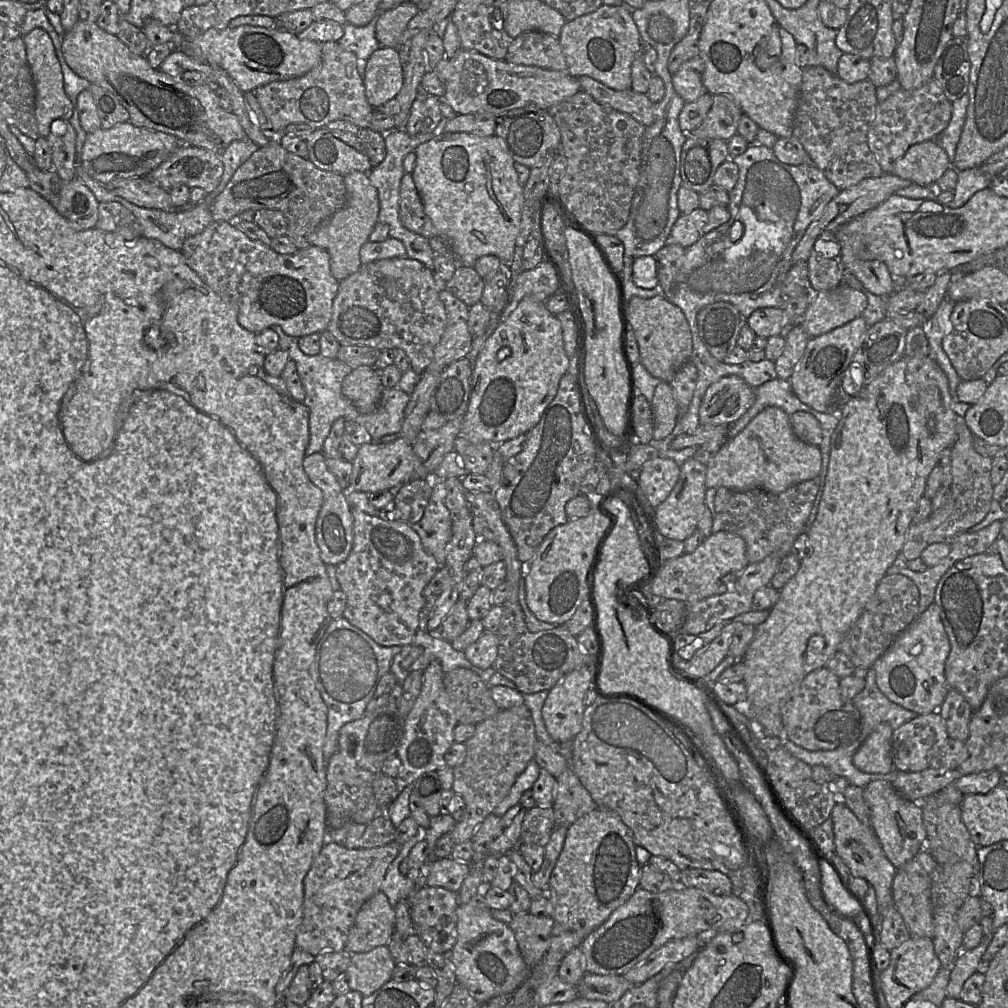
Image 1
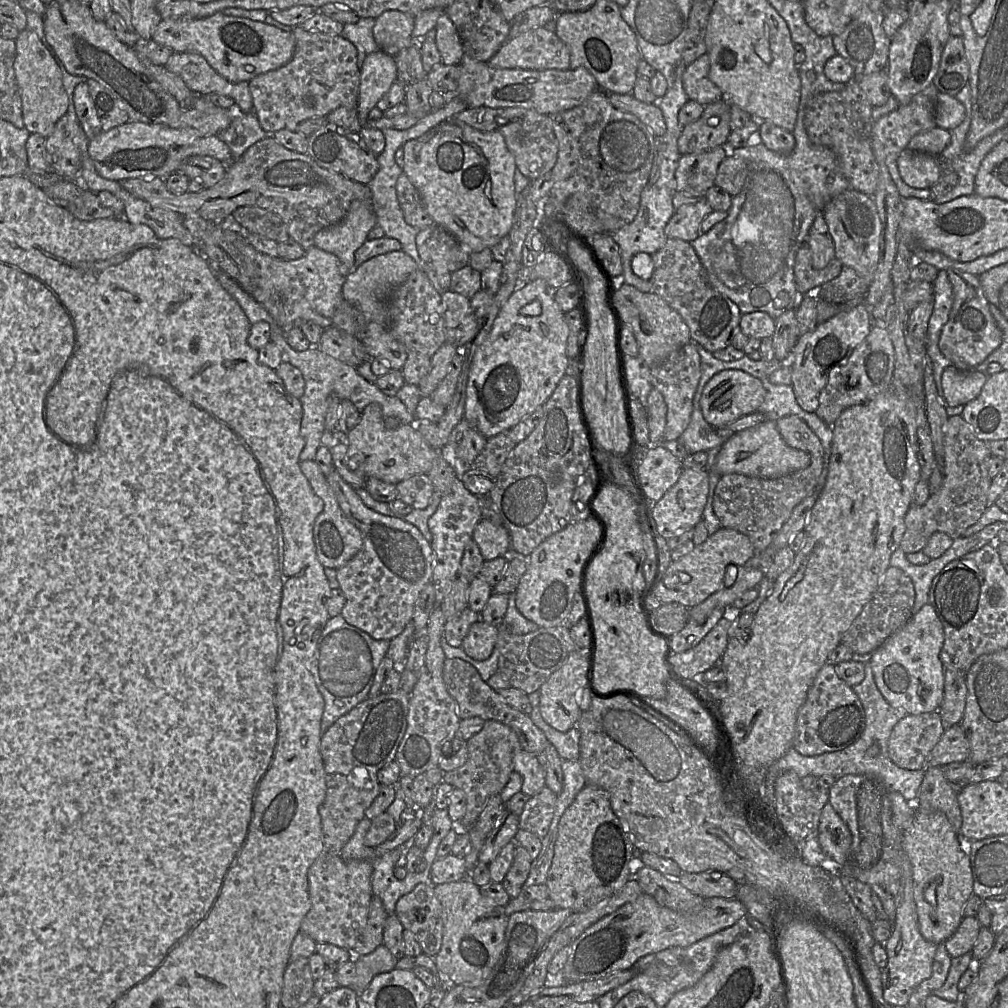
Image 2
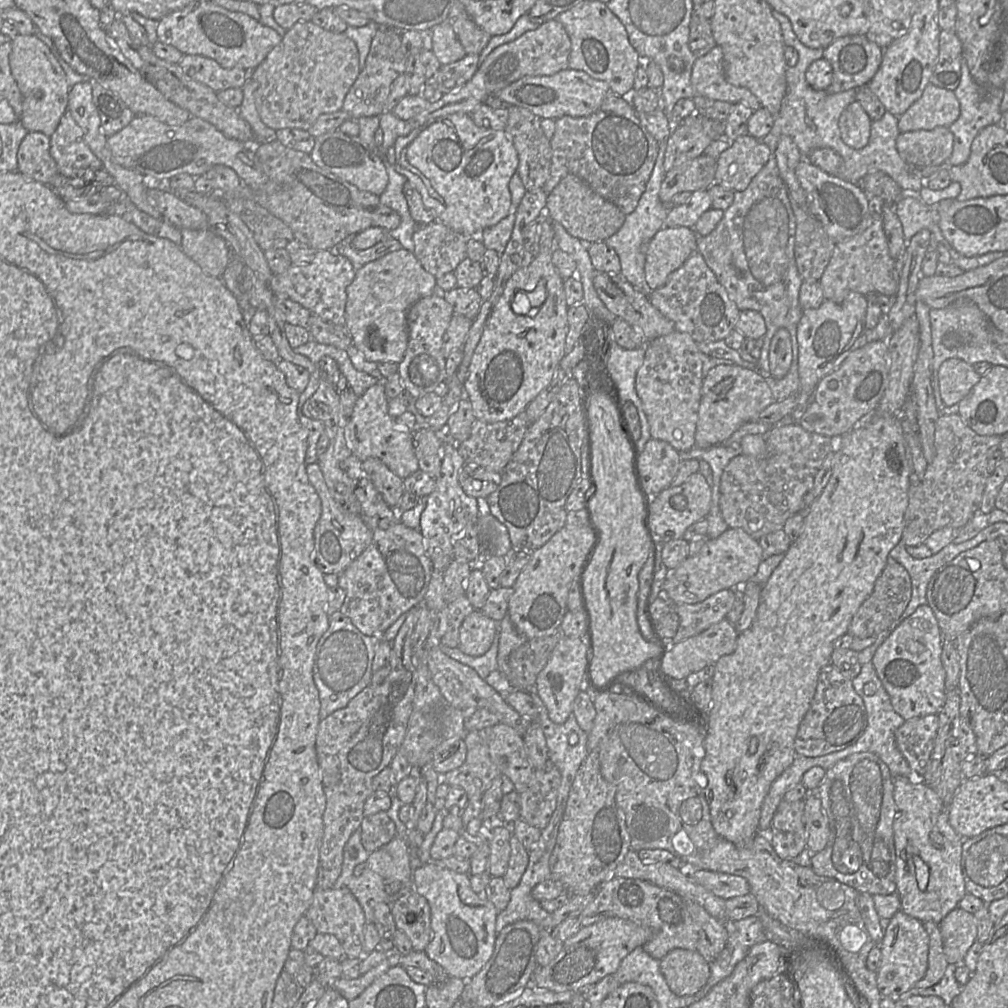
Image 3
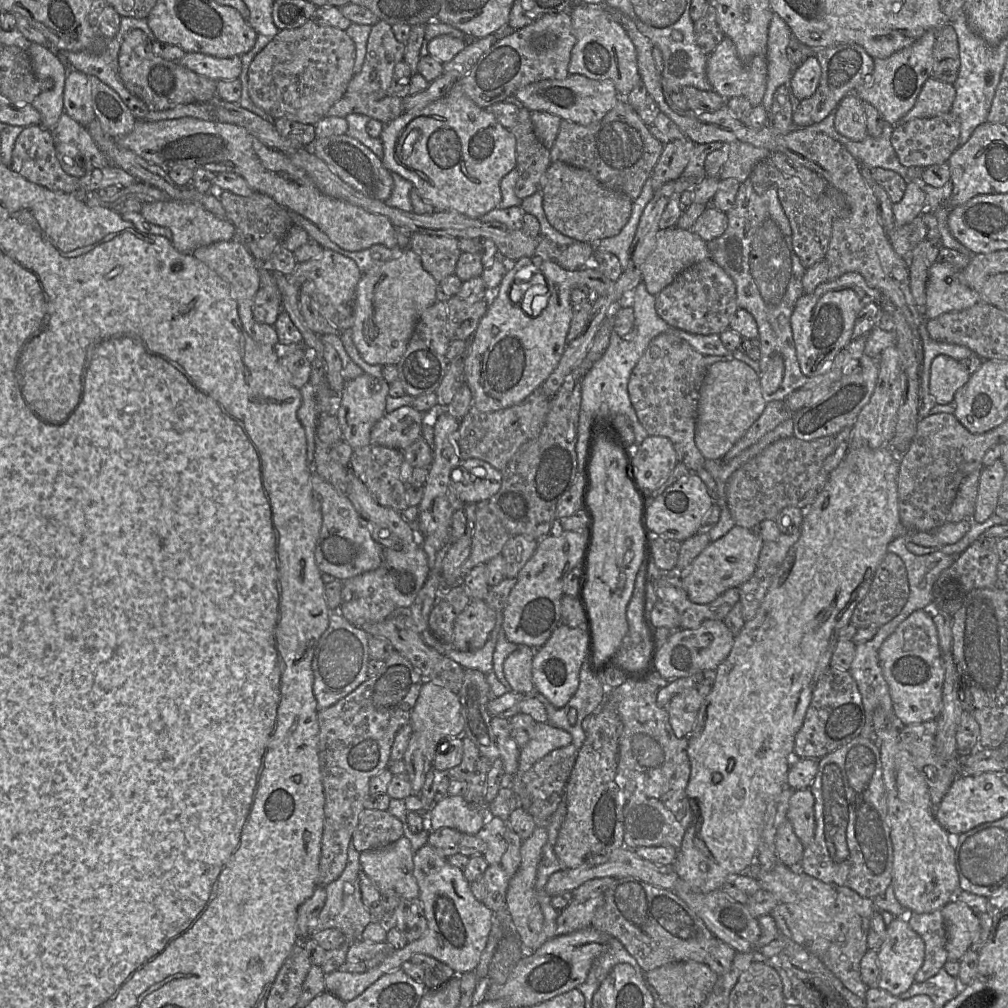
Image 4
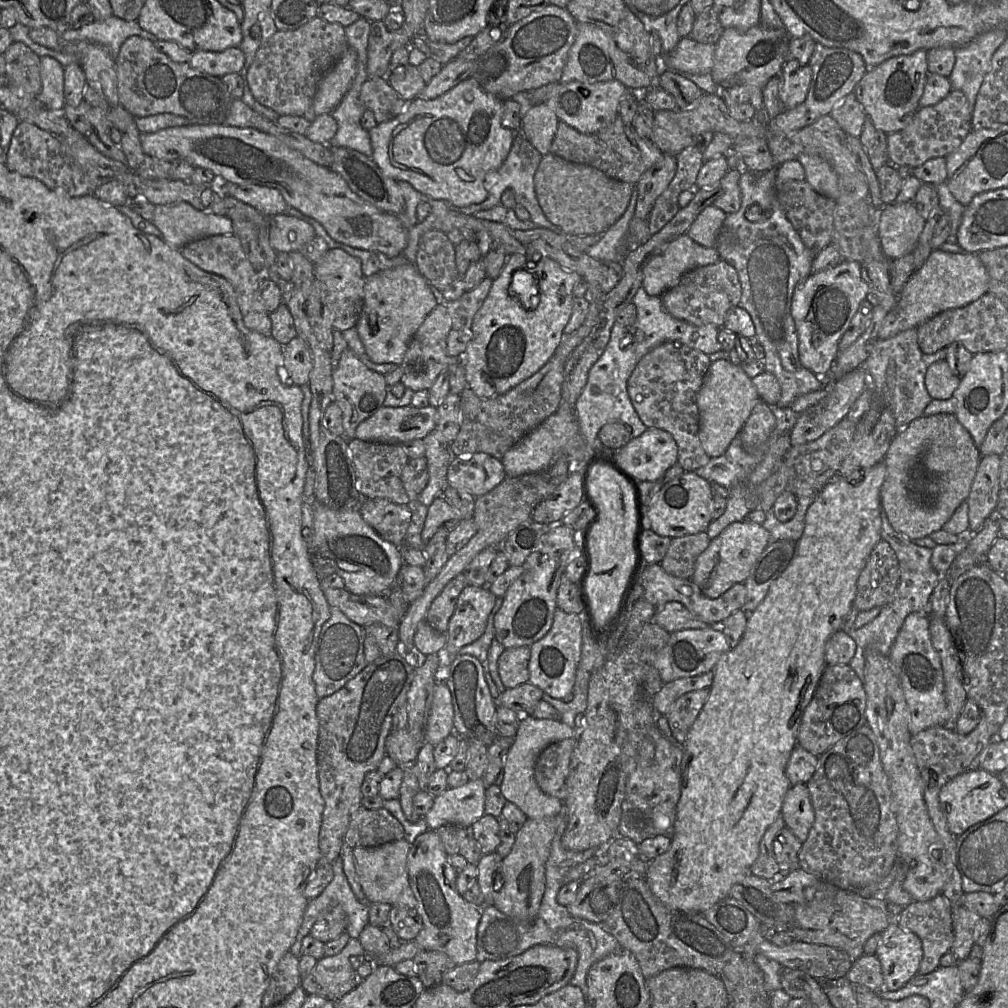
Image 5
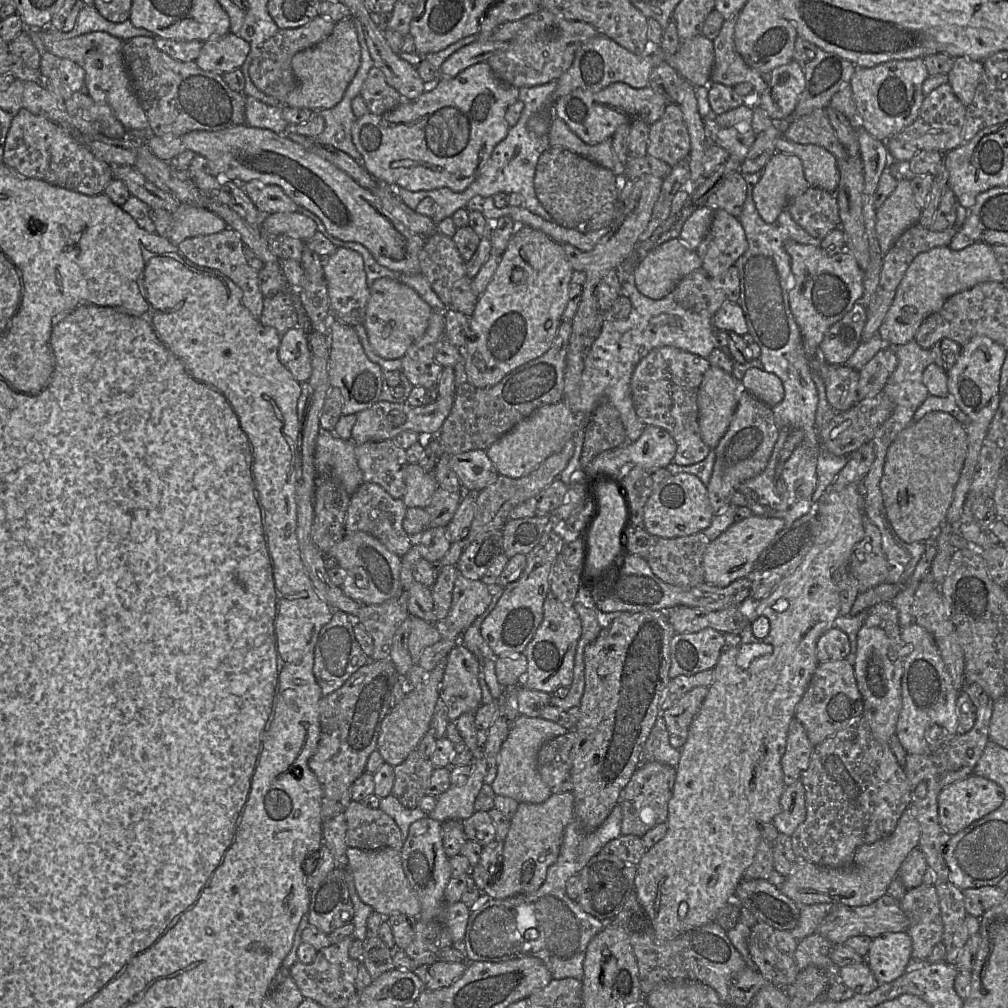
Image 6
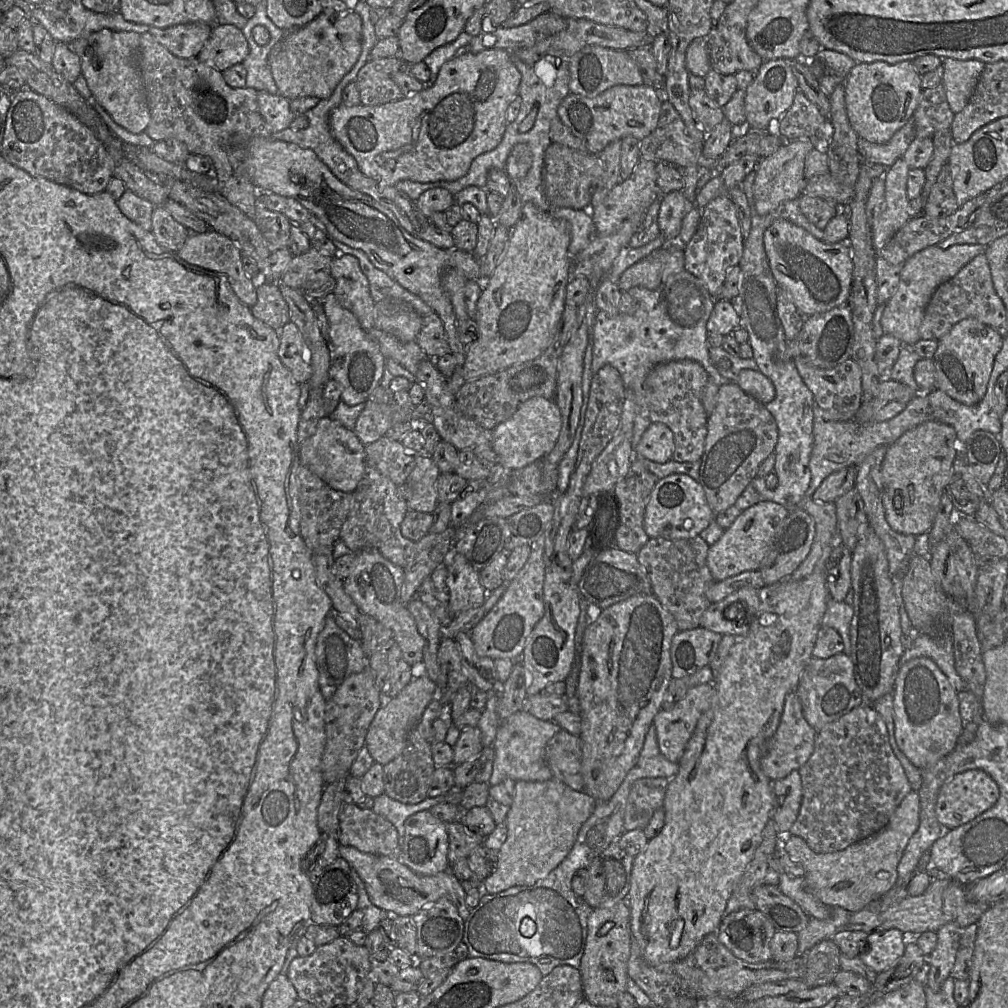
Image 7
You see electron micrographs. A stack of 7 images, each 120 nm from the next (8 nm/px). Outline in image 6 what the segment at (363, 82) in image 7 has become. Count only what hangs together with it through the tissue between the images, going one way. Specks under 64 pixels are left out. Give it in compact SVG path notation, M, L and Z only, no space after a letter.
M376 66L369 70L360 96L370 113L375 115L391 111L403 101L399 92L387 83L384 73Z

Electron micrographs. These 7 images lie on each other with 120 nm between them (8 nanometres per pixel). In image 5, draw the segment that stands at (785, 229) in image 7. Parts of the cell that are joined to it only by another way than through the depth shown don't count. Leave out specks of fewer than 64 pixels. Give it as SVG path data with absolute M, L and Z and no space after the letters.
M842 260L839 264L811 273L795 289L791 315L798 334L801 364L816 375L828 372L839 353L839 340L848 329L860 303L866 299L868 284L863 278L861 264Z

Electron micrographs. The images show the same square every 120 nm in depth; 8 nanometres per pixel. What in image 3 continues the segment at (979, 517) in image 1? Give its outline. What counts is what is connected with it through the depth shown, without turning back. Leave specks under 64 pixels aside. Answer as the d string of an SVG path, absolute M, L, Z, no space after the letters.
M957 414L940 415L935 424L934 460L923 479L910 474L909 503L904 515L902 541L907 546L925 544L929 536L944 527L962 529L980 511L989 477L988 459L999 449L1002 435L979 435Z

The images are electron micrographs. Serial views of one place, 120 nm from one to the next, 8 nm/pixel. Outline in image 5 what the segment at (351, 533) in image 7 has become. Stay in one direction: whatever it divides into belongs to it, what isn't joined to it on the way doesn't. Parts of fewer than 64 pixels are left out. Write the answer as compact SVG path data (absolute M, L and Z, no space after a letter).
M363 498L358 511L363 520L385 541L397 547L404 545L411 522L408 505L398 505L383 498Z

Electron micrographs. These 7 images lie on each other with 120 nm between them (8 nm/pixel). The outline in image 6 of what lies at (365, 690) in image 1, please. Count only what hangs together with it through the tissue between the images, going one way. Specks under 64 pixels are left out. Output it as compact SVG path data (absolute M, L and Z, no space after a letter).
M333 610L331 620L322 627L314 647L313 674L325 697L339 689L360 667L369 662L354 634L354 619L348 614Z

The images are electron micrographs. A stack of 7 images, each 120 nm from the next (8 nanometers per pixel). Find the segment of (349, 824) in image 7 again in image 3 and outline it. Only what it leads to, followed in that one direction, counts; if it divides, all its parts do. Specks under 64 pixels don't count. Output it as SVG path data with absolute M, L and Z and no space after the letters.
M387 811L364 816L360 828L361 843L369 853L387 845L397 836L396 825Z

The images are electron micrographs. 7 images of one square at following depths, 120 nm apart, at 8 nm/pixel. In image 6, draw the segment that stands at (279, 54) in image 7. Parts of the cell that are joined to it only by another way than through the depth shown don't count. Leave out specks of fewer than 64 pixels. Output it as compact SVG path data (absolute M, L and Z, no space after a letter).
M353 17L335 23L332 33L317 45L298 52L291 65L297 81L284 106L307 108L313 112L336 106L345 94L361 63L361 47Z

